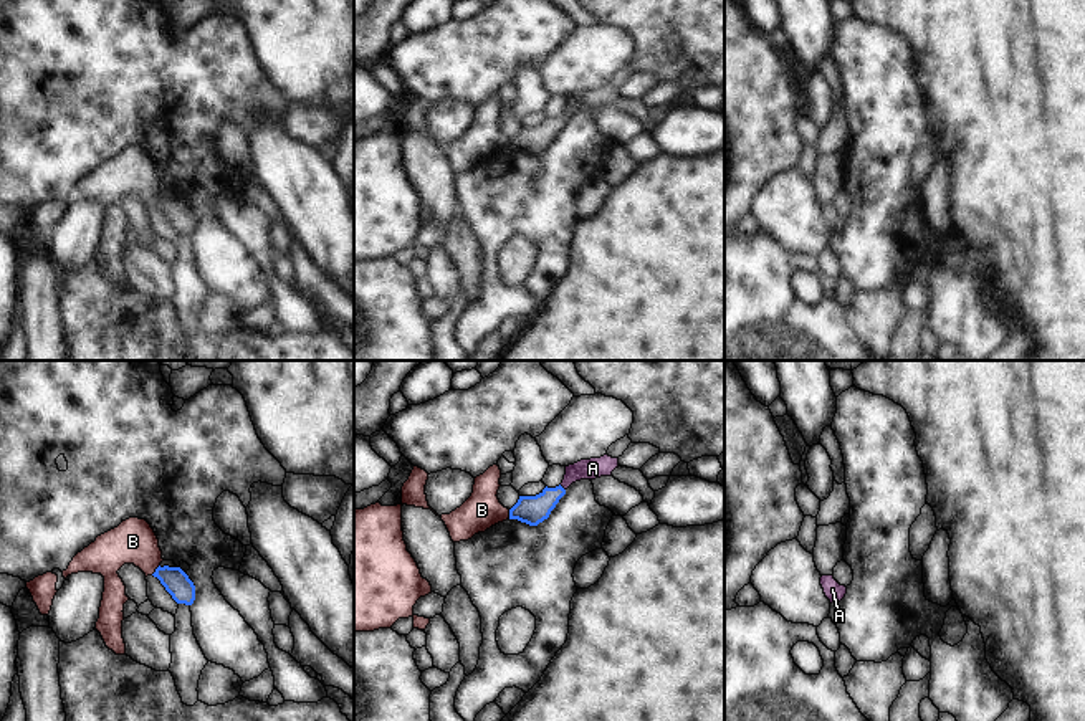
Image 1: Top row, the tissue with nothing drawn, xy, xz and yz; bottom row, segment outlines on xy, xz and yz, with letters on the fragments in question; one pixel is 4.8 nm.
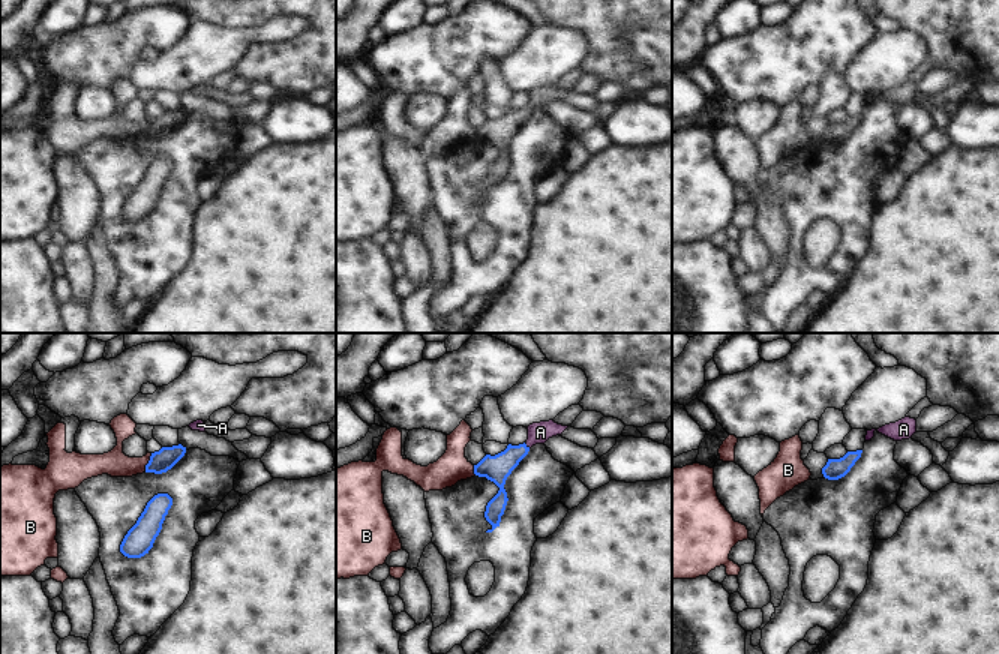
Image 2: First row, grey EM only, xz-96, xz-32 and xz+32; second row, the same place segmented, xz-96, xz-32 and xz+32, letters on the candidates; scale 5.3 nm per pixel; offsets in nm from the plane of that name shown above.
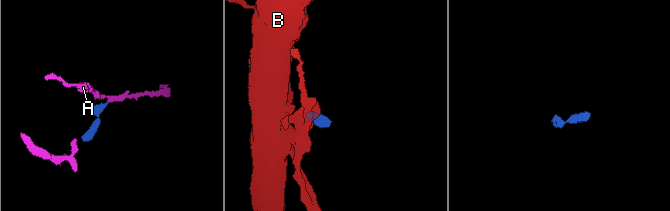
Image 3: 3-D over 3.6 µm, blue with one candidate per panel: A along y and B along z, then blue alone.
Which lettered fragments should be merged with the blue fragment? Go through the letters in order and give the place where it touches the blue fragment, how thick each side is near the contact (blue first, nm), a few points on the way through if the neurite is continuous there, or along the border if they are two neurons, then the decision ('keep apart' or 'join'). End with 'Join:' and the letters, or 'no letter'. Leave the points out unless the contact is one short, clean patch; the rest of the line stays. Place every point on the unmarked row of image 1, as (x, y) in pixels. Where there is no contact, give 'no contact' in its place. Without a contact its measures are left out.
A: meets blue in xz at (563, 118); 140 nm thick on the blue side, 100 nm on the other; runs through xz (531, 139), (563, 118), (579, 100), (592, 98); join
B: meets blue in xy at (156, 199); 120 nm thick on the blue side, 220 nm on the other; border along xy (159, 194), (151, 204); keep apart
Join: A

